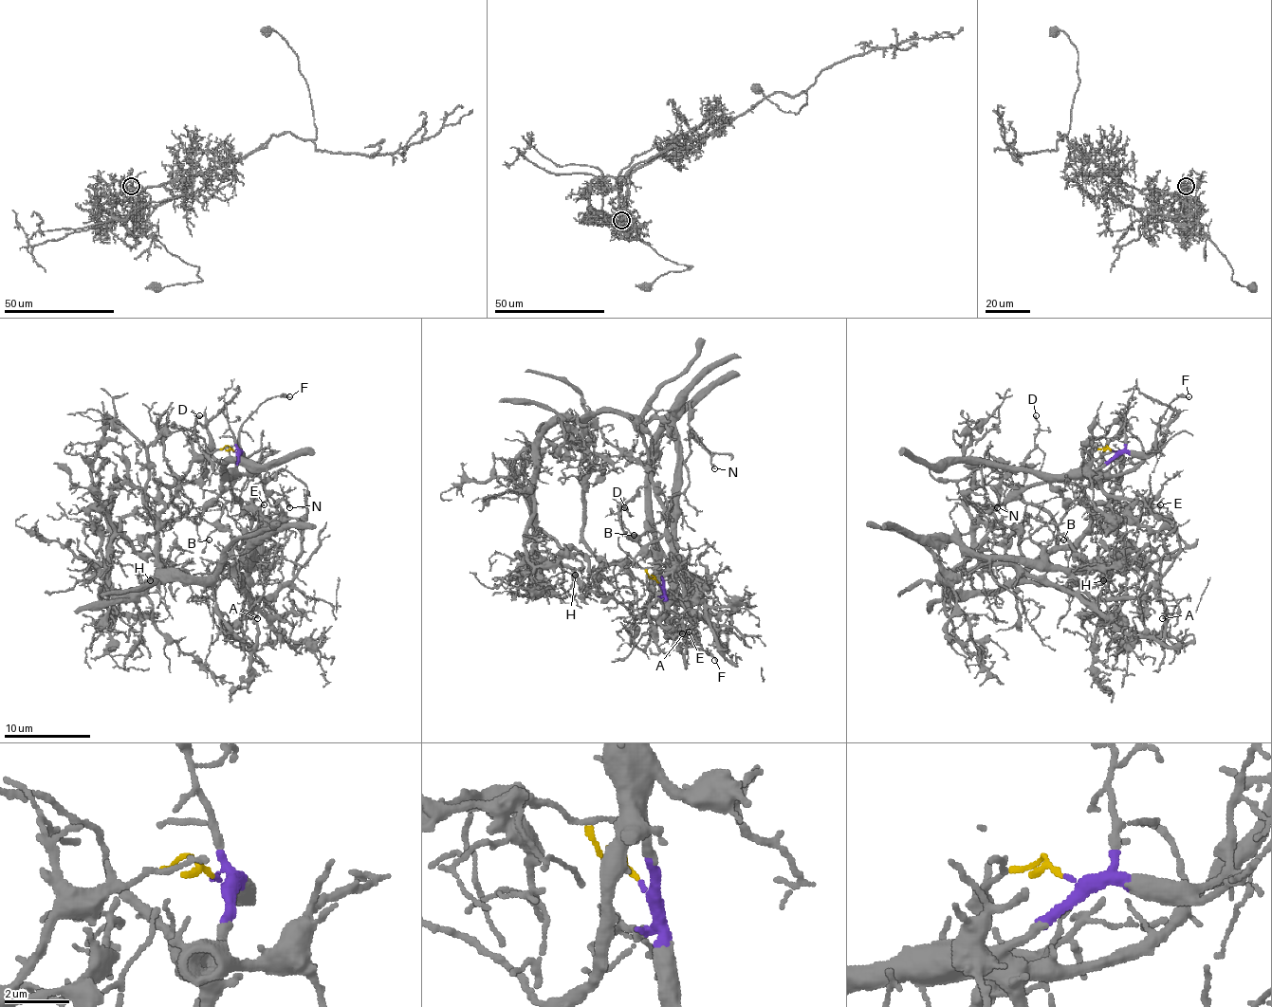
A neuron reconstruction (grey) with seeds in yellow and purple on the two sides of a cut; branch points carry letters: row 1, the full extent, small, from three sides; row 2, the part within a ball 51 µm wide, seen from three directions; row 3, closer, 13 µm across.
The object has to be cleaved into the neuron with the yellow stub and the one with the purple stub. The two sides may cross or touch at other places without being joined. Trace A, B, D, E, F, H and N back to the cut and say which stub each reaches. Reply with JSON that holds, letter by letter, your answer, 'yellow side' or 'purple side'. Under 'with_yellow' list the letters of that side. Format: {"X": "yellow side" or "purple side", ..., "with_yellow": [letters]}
{"A": "purple side", "B": "purple side", "D": "purple side", "E": "purple side", "F": "purple side", "H": "yellow side", "N": "purple side", "with_yellow": ["H"]}

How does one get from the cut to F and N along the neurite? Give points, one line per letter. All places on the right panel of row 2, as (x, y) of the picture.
F: (1112, 451), (1144, 453), (1154, 448), (1154, 431), (1161, 416), (1173, 399), (1180, 395), (1189, 397)
N: (1112, 451), (1115, 453), (1100, 466), (1061, 475), (965, 462), (949, 462), (930, 472), (982, 494), (997, 507)

